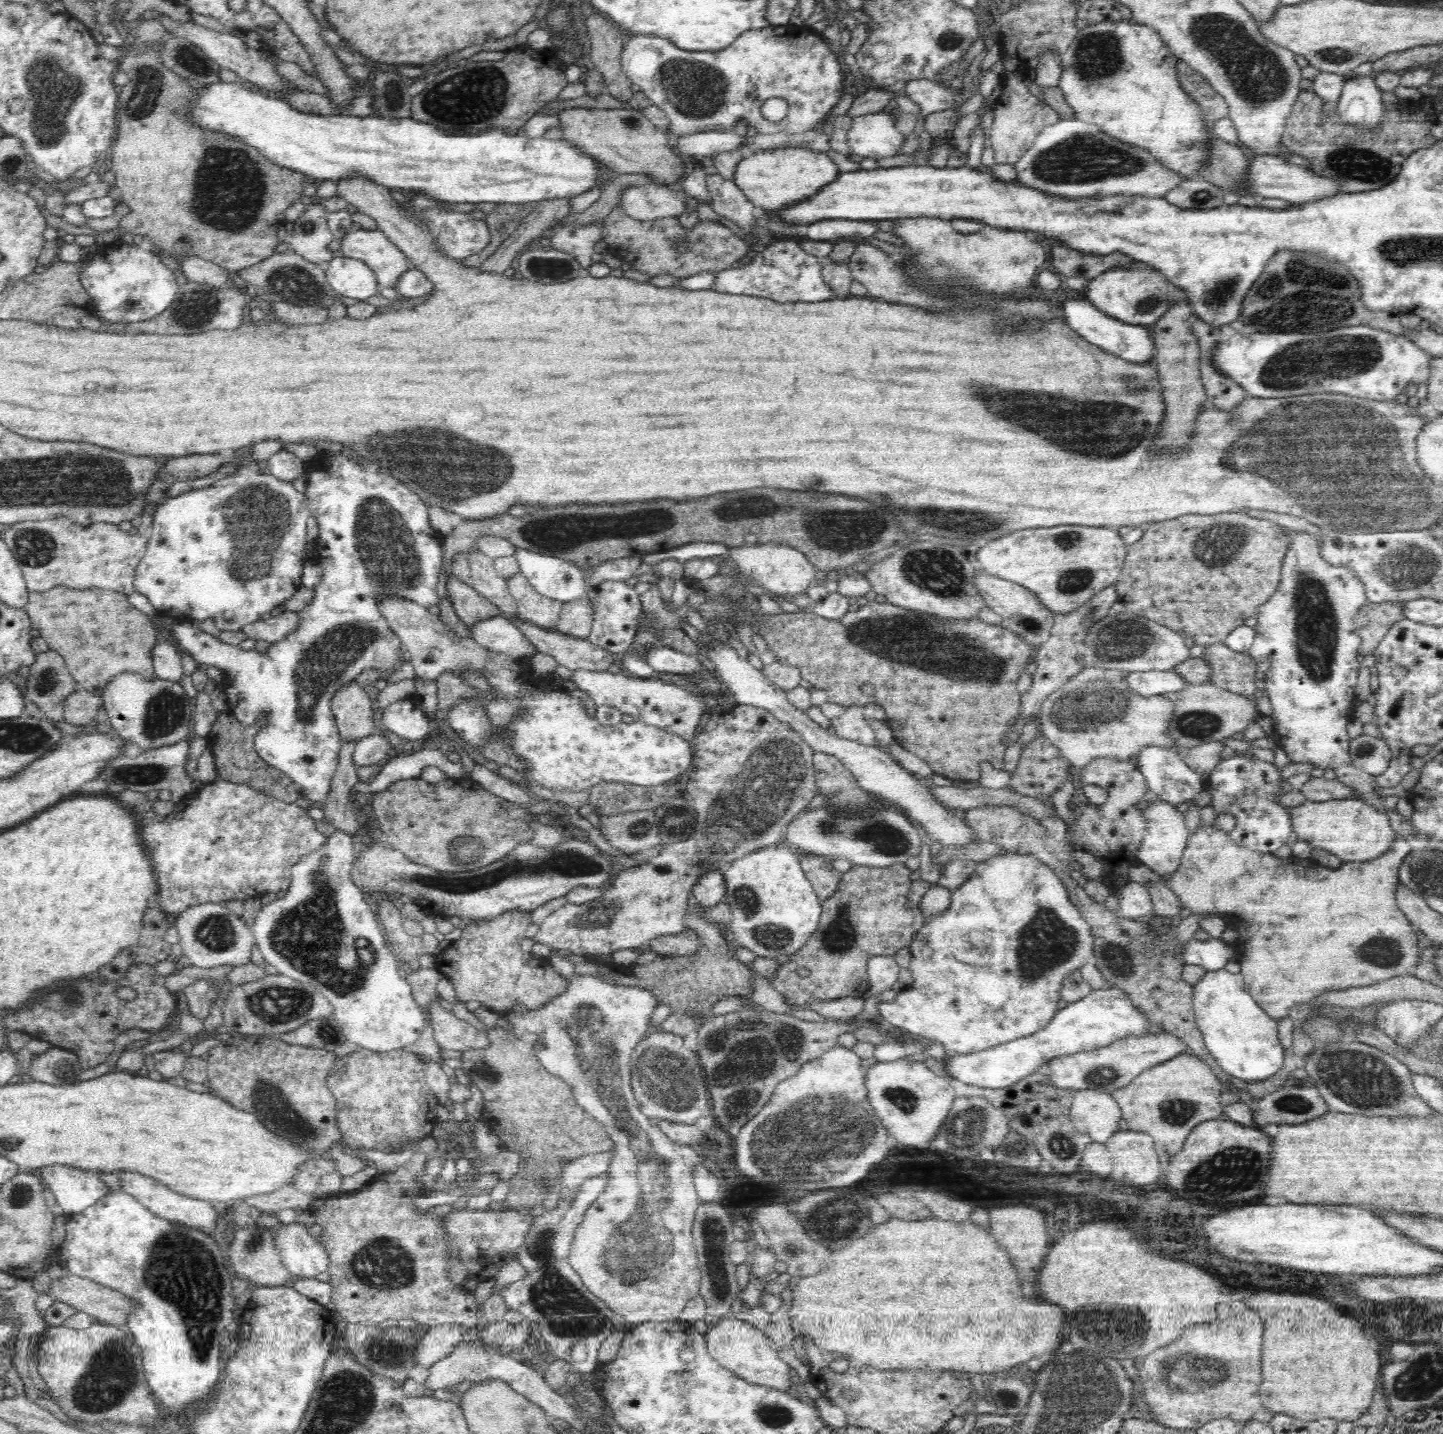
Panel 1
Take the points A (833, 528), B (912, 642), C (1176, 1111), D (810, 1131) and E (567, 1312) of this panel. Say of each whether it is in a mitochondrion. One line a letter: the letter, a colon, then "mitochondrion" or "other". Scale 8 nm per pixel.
A: mitochondrion
B: mitochondrion
C: mitochondrion
D: mitochondrion
E: mitochondrion

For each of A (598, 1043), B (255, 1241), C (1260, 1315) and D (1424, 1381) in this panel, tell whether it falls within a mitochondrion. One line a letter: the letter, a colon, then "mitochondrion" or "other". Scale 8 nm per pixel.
A: mitochondrion
B: mitochondrion
C: other
D: mitochondrion

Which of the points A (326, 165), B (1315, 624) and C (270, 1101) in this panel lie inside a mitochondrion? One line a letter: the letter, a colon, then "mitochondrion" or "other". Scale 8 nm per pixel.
A: other
B: mitochondrion
C: mitochondrion

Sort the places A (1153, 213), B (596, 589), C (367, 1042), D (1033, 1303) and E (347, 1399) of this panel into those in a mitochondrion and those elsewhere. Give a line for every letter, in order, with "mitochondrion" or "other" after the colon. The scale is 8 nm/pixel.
A: other
B: other
C: other
D: other
E: mitochondrion

